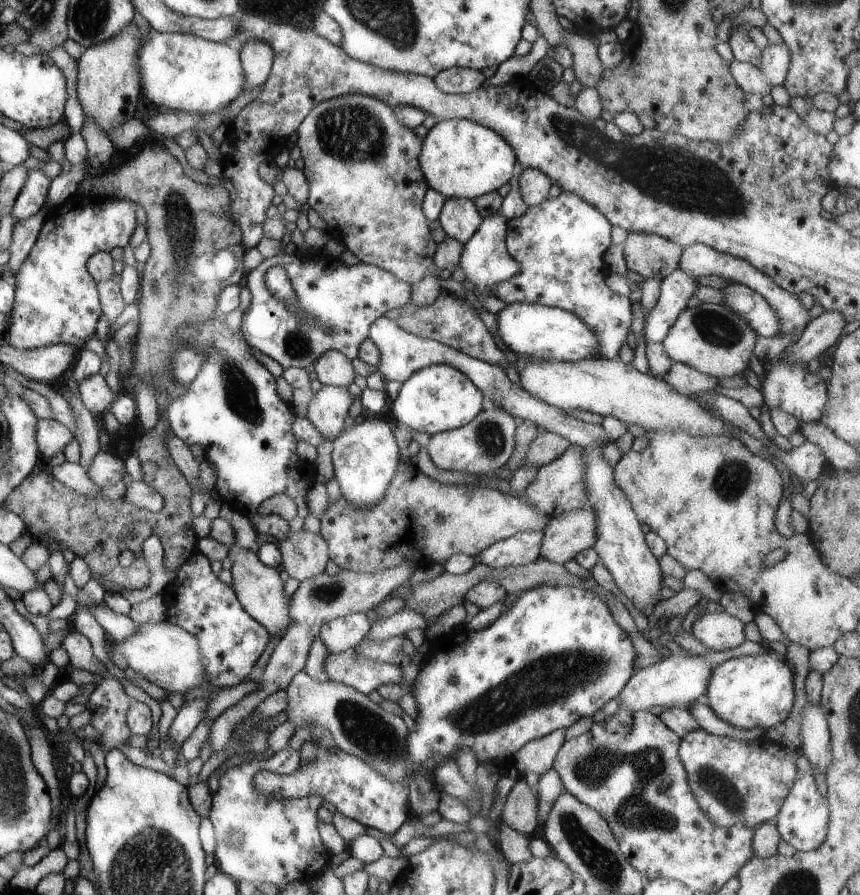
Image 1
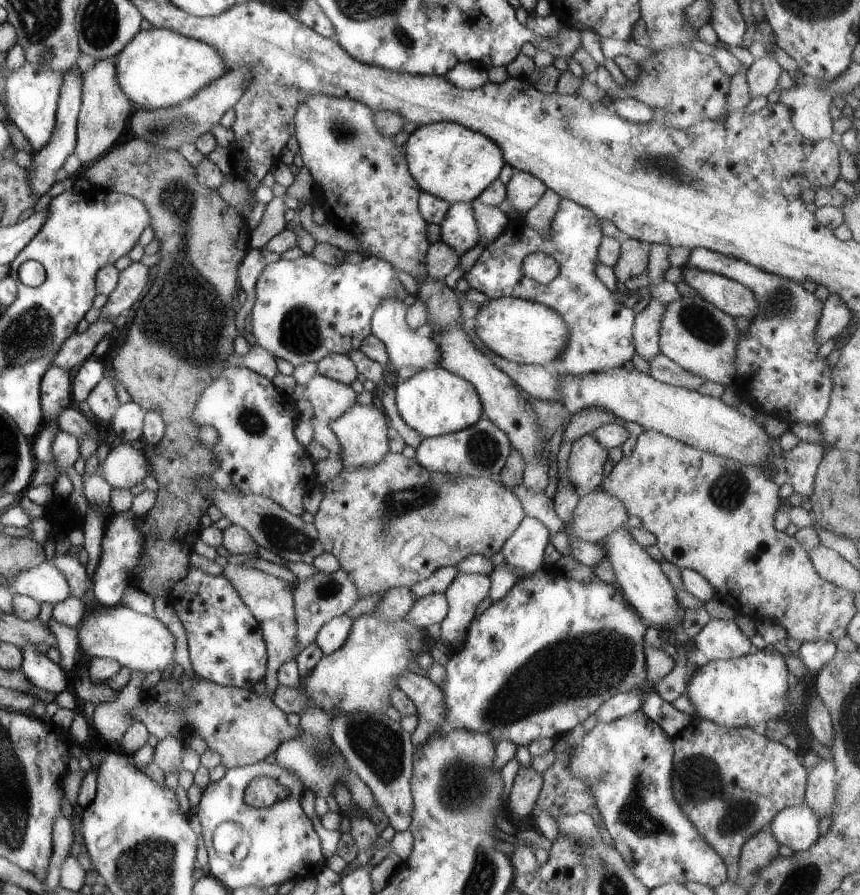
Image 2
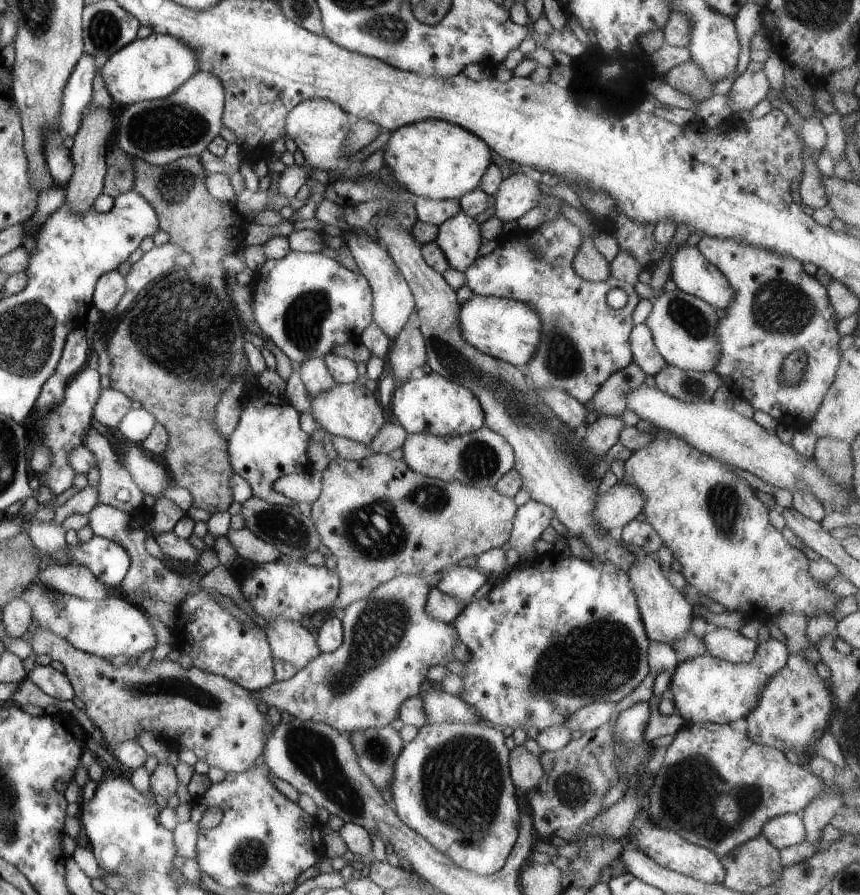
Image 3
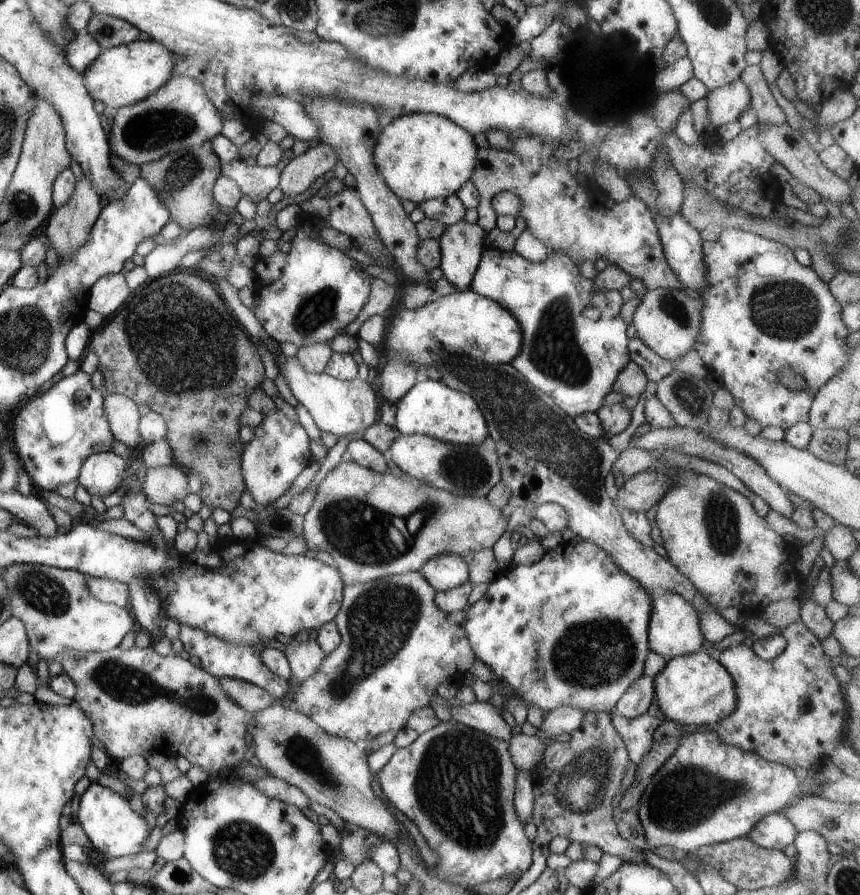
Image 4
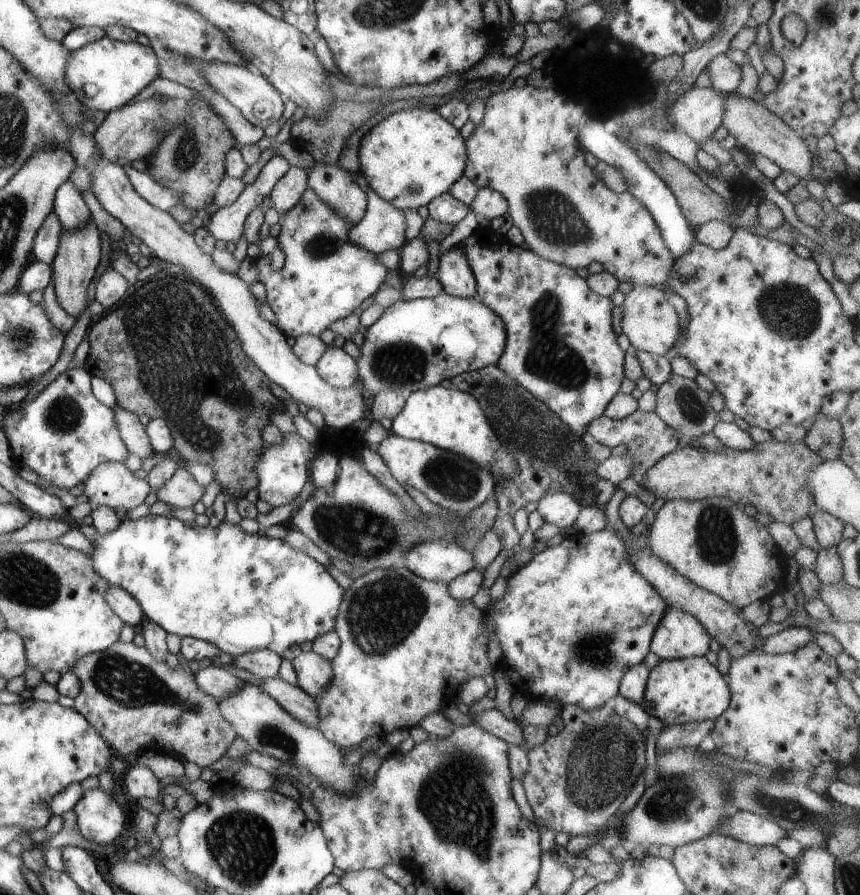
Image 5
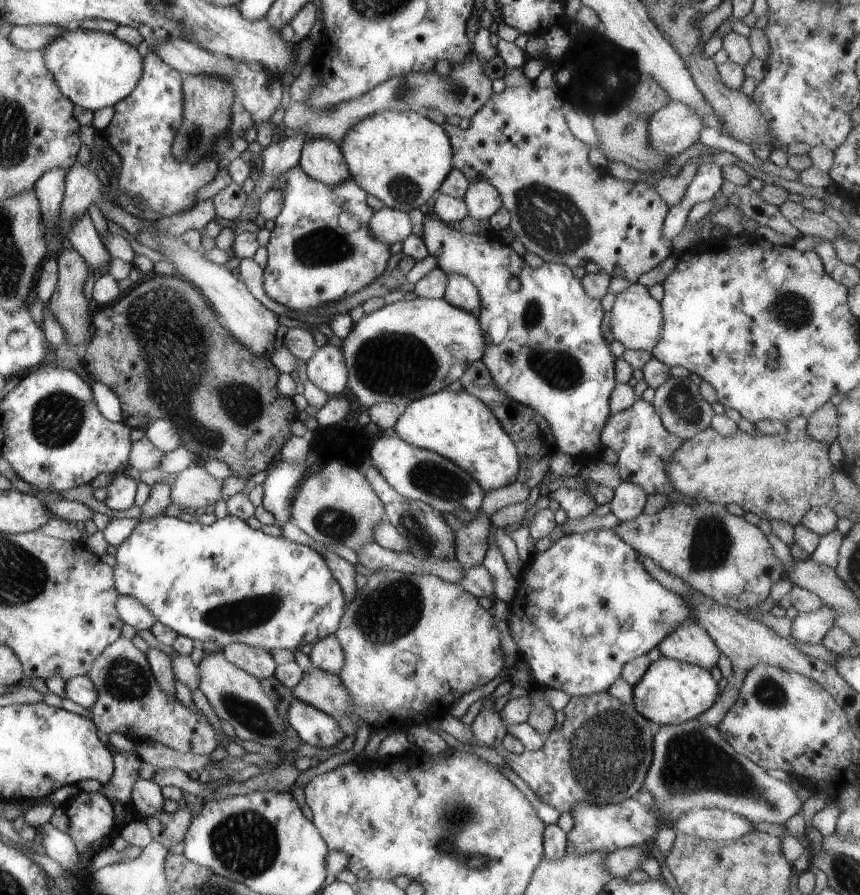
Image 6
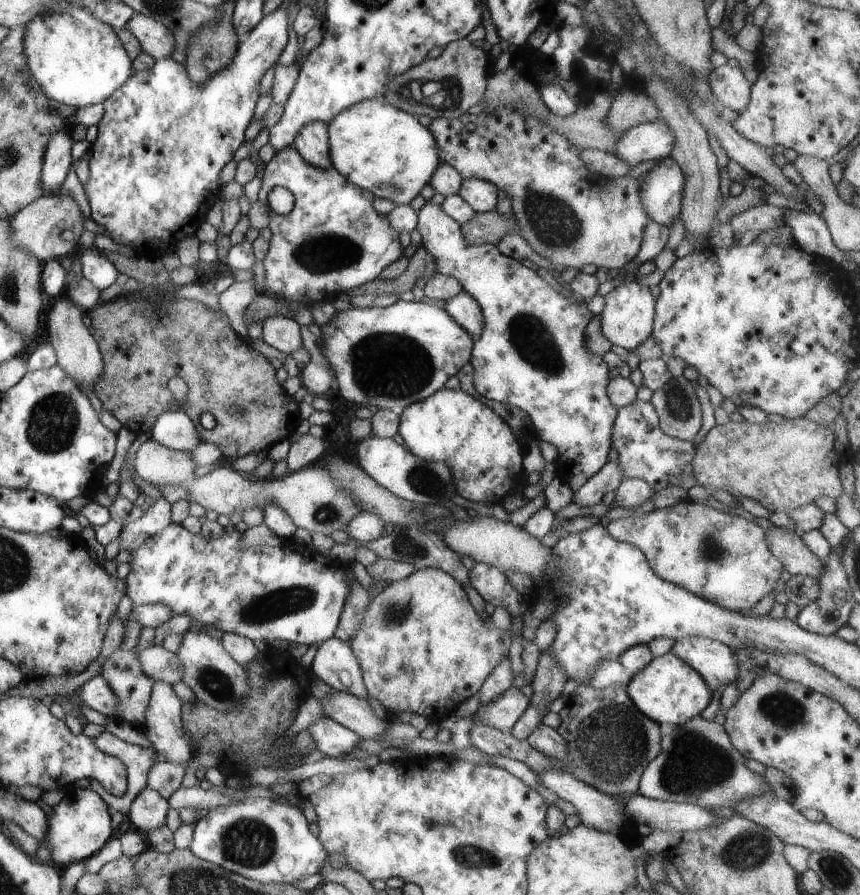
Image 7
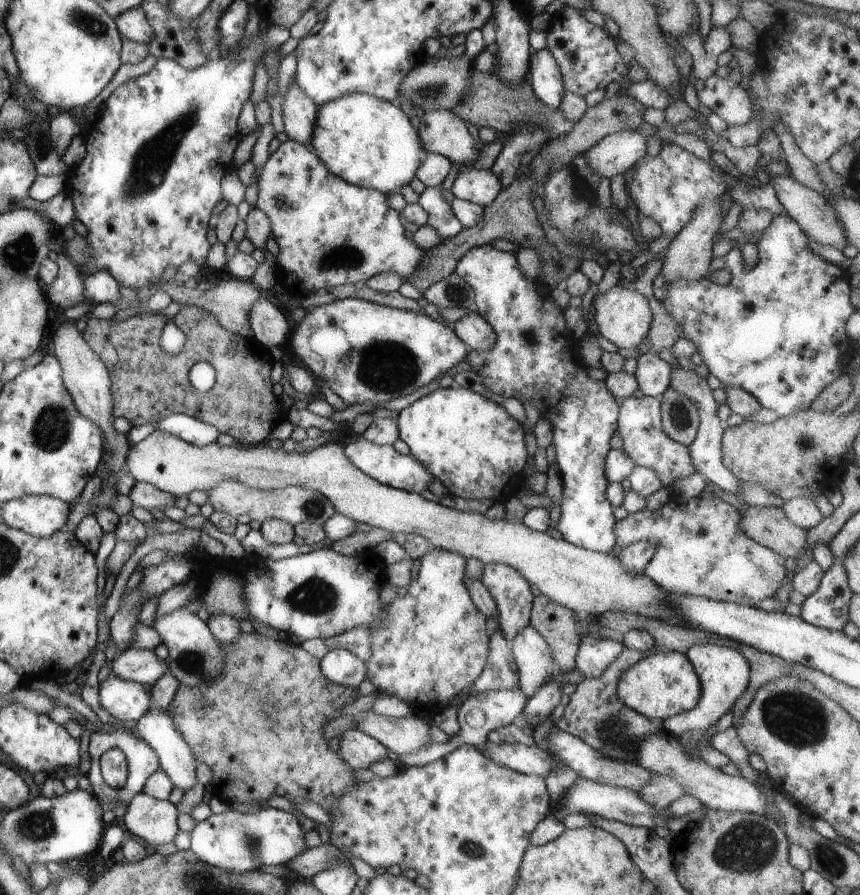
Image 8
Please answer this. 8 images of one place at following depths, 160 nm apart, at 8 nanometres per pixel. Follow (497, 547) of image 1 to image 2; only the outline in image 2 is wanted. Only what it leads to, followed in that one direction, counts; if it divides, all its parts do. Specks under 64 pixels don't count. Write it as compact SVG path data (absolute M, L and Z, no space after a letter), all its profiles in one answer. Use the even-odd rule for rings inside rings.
M526 515L500 550L503 563L527 573L536 573L544 564L549 536L550 532L541 520Z

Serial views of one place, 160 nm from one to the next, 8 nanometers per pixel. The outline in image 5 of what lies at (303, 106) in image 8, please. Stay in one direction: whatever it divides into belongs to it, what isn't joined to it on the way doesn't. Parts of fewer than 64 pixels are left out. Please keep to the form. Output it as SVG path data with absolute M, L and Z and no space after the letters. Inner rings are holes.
M316 161L307 170L308 186L353 226L362 220L367 209L367 195L356 183L355 173L342 169L336 163Z

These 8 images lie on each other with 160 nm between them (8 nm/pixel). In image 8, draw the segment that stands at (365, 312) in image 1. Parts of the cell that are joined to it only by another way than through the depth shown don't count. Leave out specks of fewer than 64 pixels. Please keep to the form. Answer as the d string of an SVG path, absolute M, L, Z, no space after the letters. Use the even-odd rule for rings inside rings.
M290 139L282 143L260 168L256 184L256 208L264 211L271 220L272 238L279 246L276 278L281 279L286 272L297 272L298 284L294 297L303 298L319 288L366 282L380 273L398 273L403 282L411 282L413 274L423 263L426 250L406 238L402 216L388 205L387 194L350 184L332 174L312 148L305 144Z

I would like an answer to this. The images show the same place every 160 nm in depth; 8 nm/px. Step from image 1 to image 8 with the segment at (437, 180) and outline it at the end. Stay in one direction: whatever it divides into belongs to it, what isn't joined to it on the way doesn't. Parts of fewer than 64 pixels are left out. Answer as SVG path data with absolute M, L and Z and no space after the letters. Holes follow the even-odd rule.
M366 93L347 94L318 106L318 118L311 136L310 148L332 174L350 184L379 190L387 195L398 192L401 186L410 184L420 163L427 157L427 152L420 144L419 133L414 130L409 117L398 103L391 103Z

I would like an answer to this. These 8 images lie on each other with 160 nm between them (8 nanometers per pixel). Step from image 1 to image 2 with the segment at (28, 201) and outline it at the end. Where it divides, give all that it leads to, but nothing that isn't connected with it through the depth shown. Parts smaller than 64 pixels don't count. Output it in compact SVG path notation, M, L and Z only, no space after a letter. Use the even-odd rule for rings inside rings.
M70 69L63 74L65 82L62 83L60 99L57 106L57 126L53 132L53 138L48 147L35 154L32 170L26 169L31 174L31 183L35 195L46 194L56 183L56 172L66 162L66 158L74 153L77 143L77 116L79 115L83 97L83 74L80 71Z

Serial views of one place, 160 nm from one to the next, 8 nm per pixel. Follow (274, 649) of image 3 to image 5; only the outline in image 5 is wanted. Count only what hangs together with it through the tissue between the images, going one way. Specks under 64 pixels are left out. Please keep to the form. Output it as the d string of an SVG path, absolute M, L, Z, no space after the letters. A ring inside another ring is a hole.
M314 651L295 655L291 660L297 674L297 685L313 699L320 696L331 683L333 668L328 659Z

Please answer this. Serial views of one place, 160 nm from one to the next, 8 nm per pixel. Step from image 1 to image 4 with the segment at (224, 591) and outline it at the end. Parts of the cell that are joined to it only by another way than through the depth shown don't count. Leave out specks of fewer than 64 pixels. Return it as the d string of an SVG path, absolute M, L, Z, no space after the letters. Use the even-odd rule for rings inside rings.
M188 625L180 626L179 639L183 644L183 649L191 656L199 658L201 667L212 676L216 678L235 678L249 682L250 684L255 684L268 694L271 694L277 701L286 696L289 681L281 676L275 675L266 664L261 661L262 647L255 649L233 645L200 629Z

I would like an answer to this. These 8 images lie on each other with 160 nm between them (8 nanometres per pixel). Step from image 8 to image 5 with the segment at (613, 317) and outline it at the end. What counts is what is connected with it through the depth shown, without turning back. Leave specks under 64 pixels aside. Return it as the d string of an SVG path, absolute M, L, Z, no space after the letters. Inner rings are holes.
M635 286L625 294L622 305L622 329L635 351L644 351L655 355L668 356L674 349L675 340L680 331L678 314L674 307L666 300L663 288L653 286Z

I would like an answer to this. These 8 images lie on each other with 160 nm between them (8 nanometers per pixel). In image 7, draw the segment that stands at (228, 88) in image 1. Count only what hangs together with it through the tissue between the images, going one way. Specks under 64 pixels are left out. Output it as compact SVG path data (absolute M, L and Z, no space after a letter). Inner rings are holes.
M78 3L55 4L49 11L25 24L22 53L26 57L33 80L43 88L47 99L76 109L103 103L130 78L134 72L133 58L129 56L114 29L112 25L95 17L92 9Z

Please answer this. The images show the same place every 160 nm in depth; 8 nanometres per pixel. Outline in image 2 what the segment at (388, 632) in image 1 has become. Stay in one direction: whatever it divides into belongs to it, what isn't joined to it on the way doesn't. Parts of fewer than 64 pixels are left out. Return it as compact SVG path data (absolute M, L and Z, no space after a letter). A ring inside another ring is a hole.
M444 593L429 594L416 599L409 608L407 619L418 628L434 629L447 617L449 604Z

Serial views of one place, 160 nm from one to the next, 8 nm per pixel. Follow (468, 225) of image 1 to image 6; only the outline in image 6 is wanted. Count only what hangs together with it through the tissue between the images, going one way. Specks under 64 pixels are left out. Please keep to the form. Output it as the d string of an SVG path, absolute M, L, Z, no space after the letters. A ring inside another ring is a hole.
M447 275L447 287L443 299L474 316L478 316L481 309L479 292L465 276Z

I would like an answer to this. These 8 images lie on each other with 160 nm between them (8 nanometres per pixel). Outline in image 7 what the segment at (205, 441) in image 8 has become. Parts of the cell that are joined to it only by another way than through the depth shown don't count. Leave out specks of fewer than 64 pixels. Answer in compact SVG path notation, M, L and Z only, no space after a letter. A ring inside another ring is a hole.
M182 409L163 412L149 431L158 444L171 449L192 452L203 442L192 419Z

